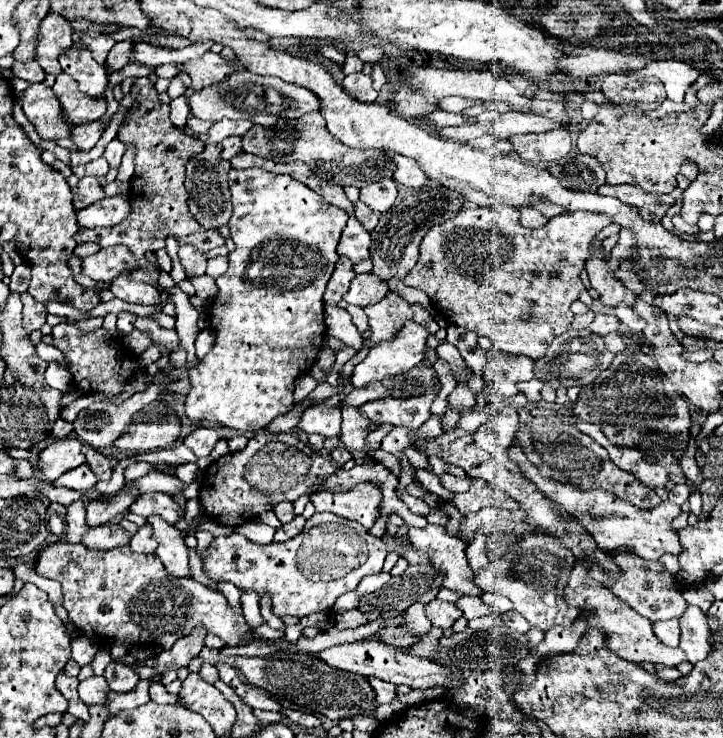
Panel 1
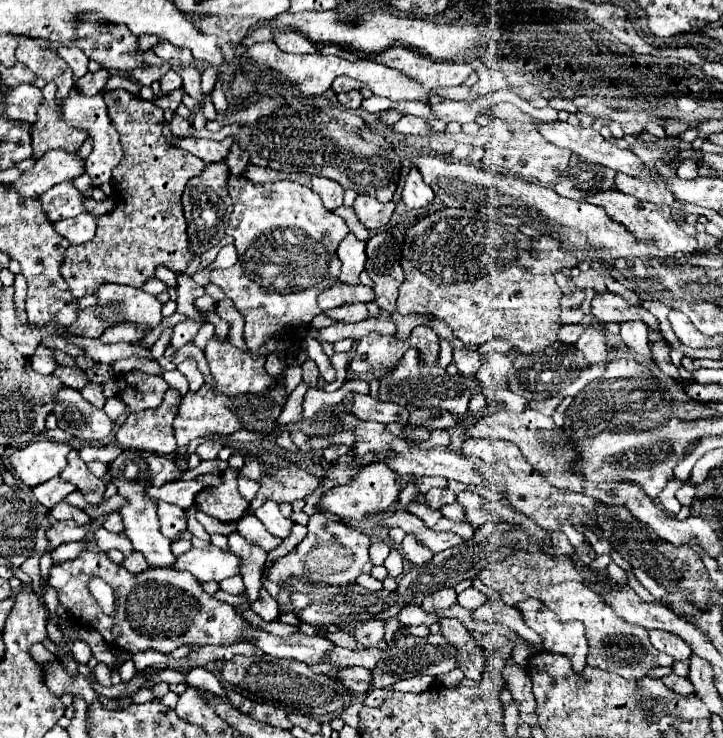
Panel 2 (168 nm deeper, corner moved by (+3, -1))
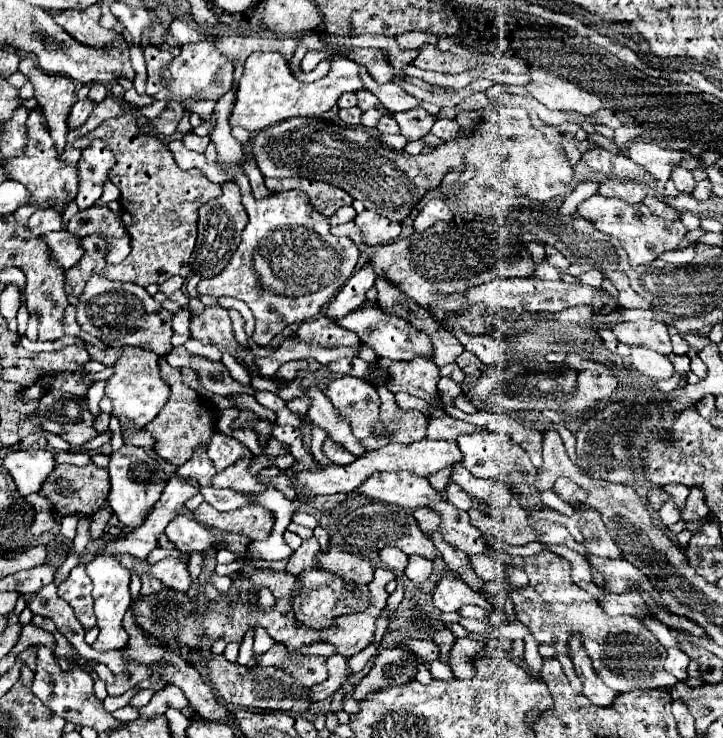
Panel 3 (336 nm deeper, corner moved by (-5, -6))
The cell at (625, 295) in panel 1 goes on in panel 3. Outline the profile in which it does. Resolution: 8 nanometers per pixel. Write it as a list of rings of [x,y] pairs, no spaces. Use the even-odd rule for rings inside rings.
[[[636,321],[622,323],[614,327],[614,335],[620,343],[626,345],[644,345],[660,355],[668,355],[672,351],[672,341],[668,335],[668,327],[662,321]]]

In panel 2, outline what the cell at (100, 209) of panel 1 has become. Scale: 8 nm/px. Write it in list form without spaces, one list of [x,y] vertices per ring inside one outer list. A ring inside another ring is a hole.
[[[84,212],[74,218],[66,218],[54,224],[56,232],[60,232],[64,238],[68,238],[72,244],[82,244],[94,238],[96,232],[96,216],[90,212]]]

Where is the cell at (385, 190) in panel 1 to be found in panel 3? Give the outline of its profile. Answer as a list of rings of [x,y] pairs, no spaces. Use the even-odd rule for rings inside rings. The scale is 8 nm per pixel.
[[[364,211],[356,215],[354,223],[362,231],[362,239],[366,245],[384,245],[400,237],[400,225],[388,221],[376,211]]]

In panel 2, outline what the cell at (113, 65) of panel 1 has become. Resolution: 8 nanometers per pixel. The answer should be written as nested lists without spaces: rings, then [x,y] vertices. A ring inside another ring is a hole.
[[[100,68],[98,72],[88,72],[88,74],[84,74],[78,82],[76,82],[76,86],[84,92],[84,94],[98,94],[104,86],[106,86],[106,80],[110,78],[110,70],[104,70],[104,68]]]

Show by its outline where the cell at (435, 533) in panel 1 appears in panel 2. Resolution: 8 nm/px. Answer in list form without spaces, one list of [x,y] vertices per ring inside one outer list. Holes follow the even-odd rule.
[[[406,534],[406,538],[402,540],[402,554],[408,562],[412,562],[416,566],[428,564],[434,558],[432,550],[428,550],[426,546],[420,546],[420,542],[416,542],[416,538],[412,538],[412,534]]]

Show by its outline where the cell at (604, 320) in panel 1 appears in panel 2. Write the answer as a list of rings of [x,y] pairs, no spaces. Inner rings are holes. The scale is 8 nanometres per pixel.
[[[590,324],[586,328],[586,332],[578,338],[576,348],[580,348],[586,356],[588,364],[596,364],[596,362],[606,362],[606,336],[604,330],[596,324]]]

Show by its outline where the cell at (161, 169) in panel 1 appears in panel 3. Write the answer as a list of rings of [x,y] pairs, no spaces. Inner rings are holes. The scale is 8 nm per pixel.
[[[132,113],[102,121],[94,131],[76,139],[74,147],[82,151],[92,139],[104,139],[108,149],[116,155],[116,163],[112,171],[108,171],[108,179],[120,189],[120,203],[124,209],[122,221],[130,233],[132,251],[122,263],[108,265],[104,259],[106,241],[100,235],[84,237],[82,261],[64,273],[66,293],[78,297],[92,275],[100,275],[110,281],[130,281],[140,287],[148,287],[150,283],[160,285],[174,275],[186,277],[190,273],[190,255],[196,243],[198,209],[208,203],[208,199],[216,199],[222,187],[210,183],[204,175],[200,175],[200,171],[182,171],[160,139],[138,133],[138,123]]]

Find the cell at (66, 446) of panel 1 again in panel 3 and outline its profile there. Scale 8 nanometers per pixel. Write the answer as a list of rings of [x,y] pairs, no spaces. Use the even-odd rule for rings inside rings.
[[[42,449],[10,451],[2,461],[2,467],[12,475],[16,483],[16,493],[22,497],[38,493],[44,479],[52,473],[54,465],[54,453]]]

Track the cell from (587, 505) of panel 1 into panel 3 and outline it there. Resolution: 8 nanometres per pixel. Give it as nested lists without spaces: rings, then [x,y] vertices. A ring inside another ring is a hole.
[[[476,431],[474,435],[460,435],[460,439],[456,439],[456,443],[460,443],[458,447],[460,447],[462,455],[464,455],[462,465],[472,475],[484,477],[484,479],[488,479],[488,477],[490,479],[498,479],[500,475],[508,473],[510,487],[522,495],[520,503],[522,505],[540,505],[540,493],[534,487],[530,487],[528,483],[524,483],[524,477],[518,471],[518,465],[524,465],[524,469],[526,469],[526,473],[530,477],[536,475],[536,471],[534,471],[534,467],[532,467],[532,463],[528,459],[528,455],[526,455],[526,451],[520,445],[516,445],[514,441],[508,441],[506,435],[498,435],[498,433],[490,433],[490,431]]]

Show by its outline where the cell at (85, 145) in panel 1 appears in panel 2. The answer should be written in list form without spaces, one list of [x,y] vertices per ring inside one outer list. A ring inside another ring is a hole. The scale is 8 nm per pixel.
[[[48,150],[36,160],[32,170],[26,170],[12,186],[24,196],[40,196],[50,186],[62,180],[74,180],[84,174],[84,162],[78,152]]]

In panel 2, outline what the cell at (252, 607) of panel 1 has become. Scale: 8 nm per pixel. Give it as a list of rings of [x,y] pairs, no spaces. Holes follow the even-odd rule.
[[[232,576],[232,578],[224,580],[224,582],[220,582],[220,590],[230,592],[230,594],[244,594],[244,592],[246,592],[244,582],[242,582],[240,576]]]

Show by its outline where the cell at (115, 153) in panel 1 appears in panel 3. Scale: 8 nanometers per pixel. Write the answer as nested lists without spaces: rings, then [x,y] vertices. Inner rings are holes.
[[[96,139],[80,157],[80,183],[76,205],[80,211],[92,207],[102,195],[102,183],[108,181],[108,171],[114,165],[114,153],[106,149],[106,143]]]

